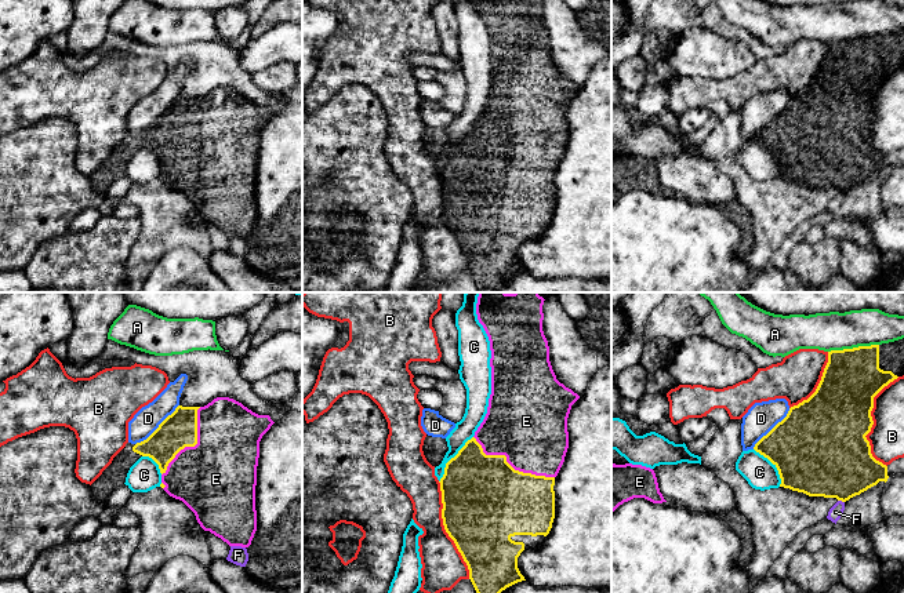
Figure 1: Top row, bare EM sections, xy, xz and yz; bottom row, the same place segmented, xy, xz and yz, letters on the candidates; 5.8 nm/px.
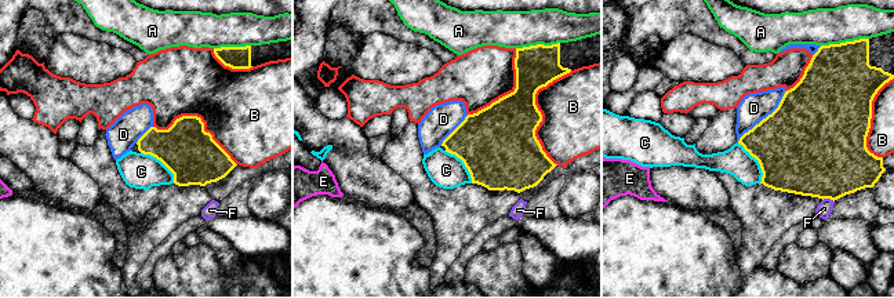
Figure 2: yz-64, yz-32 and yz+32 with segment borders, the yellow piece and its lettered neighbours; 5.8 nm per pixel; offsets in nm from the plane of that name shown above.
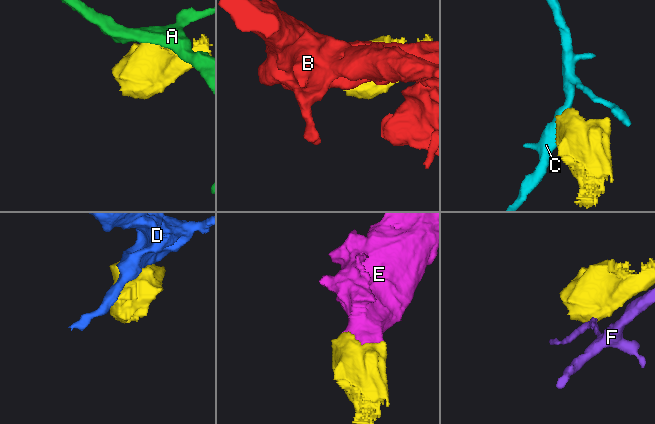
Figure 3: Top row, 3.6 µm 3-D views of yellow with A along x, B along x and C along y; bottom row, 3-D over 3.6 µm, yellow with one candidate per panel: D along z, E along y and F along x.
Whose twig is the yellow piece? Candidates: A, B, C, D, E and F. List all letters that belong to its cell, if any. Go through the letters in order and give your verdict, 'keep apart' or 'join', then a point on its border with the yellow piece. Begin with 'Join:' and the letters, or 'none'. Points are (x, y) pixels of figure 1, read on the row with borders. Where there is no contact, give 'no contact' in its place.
Join: E
A: keep apart; contact yz (853, 348)
B: keep apart; contact yz (872, 421)
C: keep apart; contact xz (450, 459)
D: keep apart; contact xy (159, 426)
E: join; contact xz (508, 464)
F: keep apart; contact yz (841, 499)

